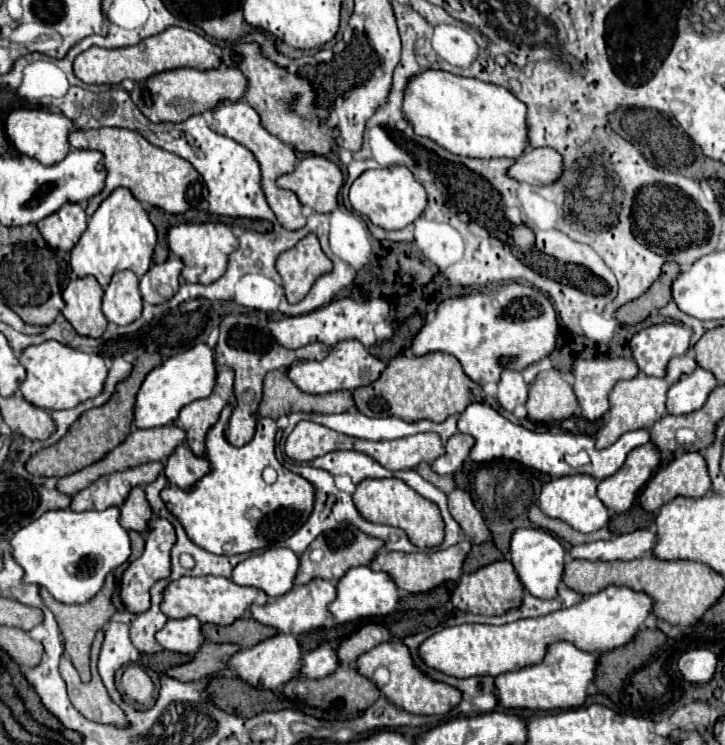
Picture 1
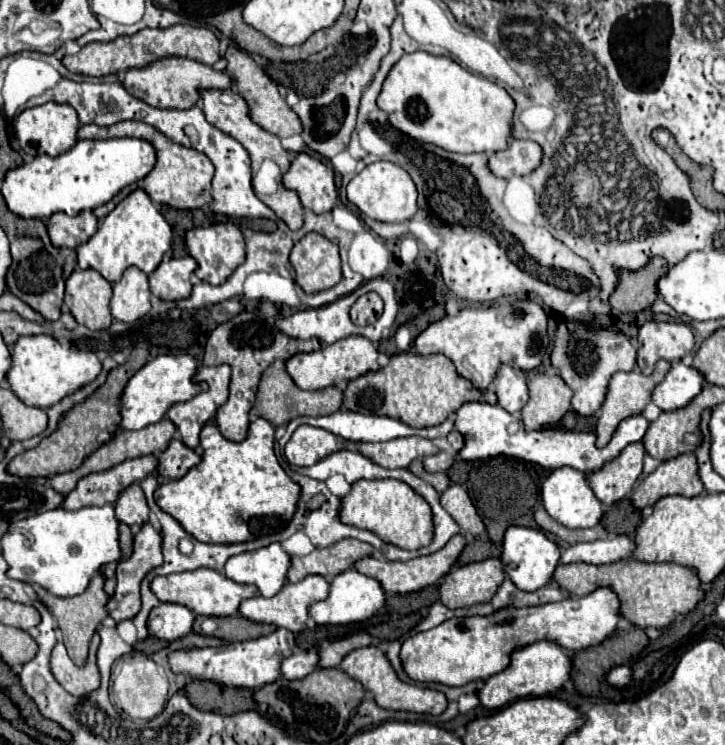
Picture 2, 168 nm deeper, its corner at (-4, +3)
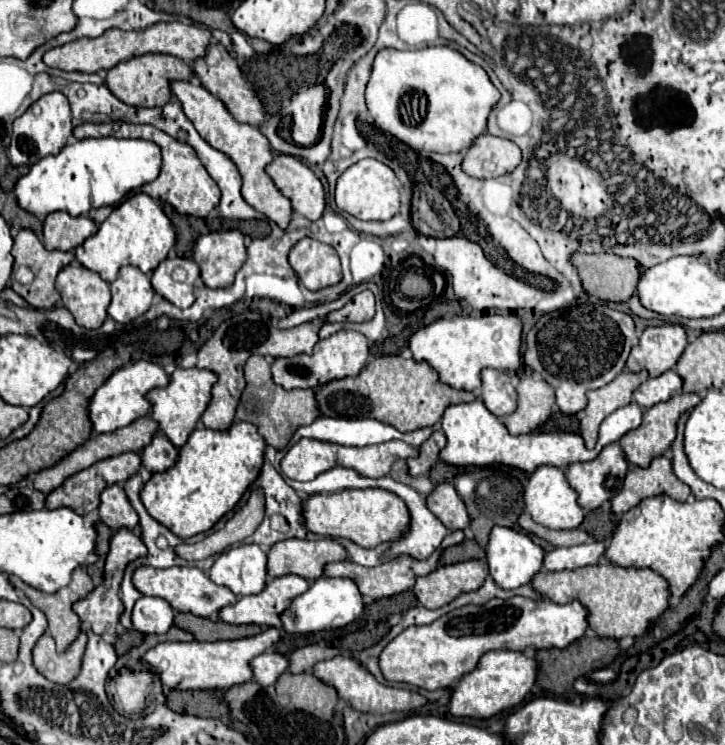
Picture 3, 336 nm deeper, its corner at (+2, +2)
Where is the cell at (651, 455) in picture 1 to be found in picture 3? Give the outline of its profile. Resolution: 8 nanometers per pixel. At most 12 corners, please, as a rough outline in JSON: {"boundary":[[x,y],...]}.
{"boundary":[[620,444],[570,464],[568,484],[588,512],[622,488],[628,460]]}

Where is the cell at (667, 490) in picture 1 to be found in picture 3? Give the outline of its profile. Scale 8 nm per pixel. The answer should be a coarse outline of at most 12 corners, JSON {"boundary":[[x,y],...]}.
{"boundary":[[668,456],[632,468],[612,498],[624,514],[644,498],[666,494],[684,502],[692,490],[674,478]]}

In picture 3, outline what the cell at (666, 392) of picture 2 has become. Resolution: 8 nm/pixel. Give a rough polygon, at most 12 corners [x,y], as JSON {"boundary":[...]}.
{"boundary":[[676,370],[648,378],[634,400],[652,408],[682,392]]}

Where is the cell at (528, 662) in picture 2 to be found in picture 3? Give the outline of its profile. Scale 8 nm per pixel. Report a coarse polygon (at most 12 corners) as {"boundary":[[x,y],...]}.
{"boundary":[[494,650],[462,676],[452,716],[482,720],[518,706],[540,662]]}

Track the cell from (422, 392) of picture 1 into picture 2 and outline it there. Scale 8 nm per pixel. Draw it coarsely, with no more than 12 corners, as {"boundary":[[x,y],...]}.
{"boundary":[[392,355],[348,381],[348,411],[440,425],[468,401],[496,403],[448,357]]}

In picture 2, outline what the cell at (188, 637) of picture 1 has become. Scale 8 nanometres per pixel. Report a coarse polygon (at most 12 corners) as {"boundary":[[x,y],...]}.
{"boundary":[[160,603],[150,617],[162,619],[154,637],[174,641],[188,635],[192,611],[178,603]]}

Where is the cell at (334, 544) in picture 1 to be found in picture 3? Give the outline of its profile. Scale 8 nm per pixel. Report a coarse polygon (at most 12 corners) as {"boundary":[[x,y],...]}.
{"boundary":[[332,538],[278,542],[268,552],[268,576],[324,576],[346,560]]}

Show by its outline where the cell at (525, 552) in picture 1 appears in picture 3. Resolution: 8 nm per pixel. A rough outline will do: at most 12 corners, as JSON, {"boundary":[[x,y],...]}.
{"boundary":[[494,526],[490,576],[504,590],[530,584],[544,550],[524,532]]}

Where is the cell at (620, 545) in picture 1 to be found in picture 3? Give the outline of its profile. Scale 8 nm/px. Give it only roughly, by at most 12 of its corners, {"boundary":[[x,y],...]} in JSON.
{"boundary":[[590,544],[554,548],[546,570],[576,570],[598,564],[606,546]]}

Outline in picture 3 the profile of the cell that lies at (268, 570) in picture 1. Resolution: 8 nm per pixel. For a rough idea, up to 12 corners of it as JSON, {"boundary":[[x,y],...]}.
{"boundary":[[242,544],[218,556],[210,578],[238,596],[260,594],[268,554]]}

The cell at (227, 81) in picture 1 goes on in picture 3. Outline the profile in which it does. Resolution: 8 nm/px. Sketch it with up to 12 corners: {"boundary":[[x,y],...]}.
{"boundary":[[144,54],[110,68],[106,86],[130,106],[164,106],[174,80],[176,56]]}

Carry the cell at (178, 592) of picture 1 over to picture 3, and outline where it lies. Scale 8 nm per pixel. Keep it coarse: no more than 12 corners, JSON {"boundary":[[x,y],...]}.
{"boundary":[[140,566],[132,584],[210,618],[238,596],[198,568]]}

